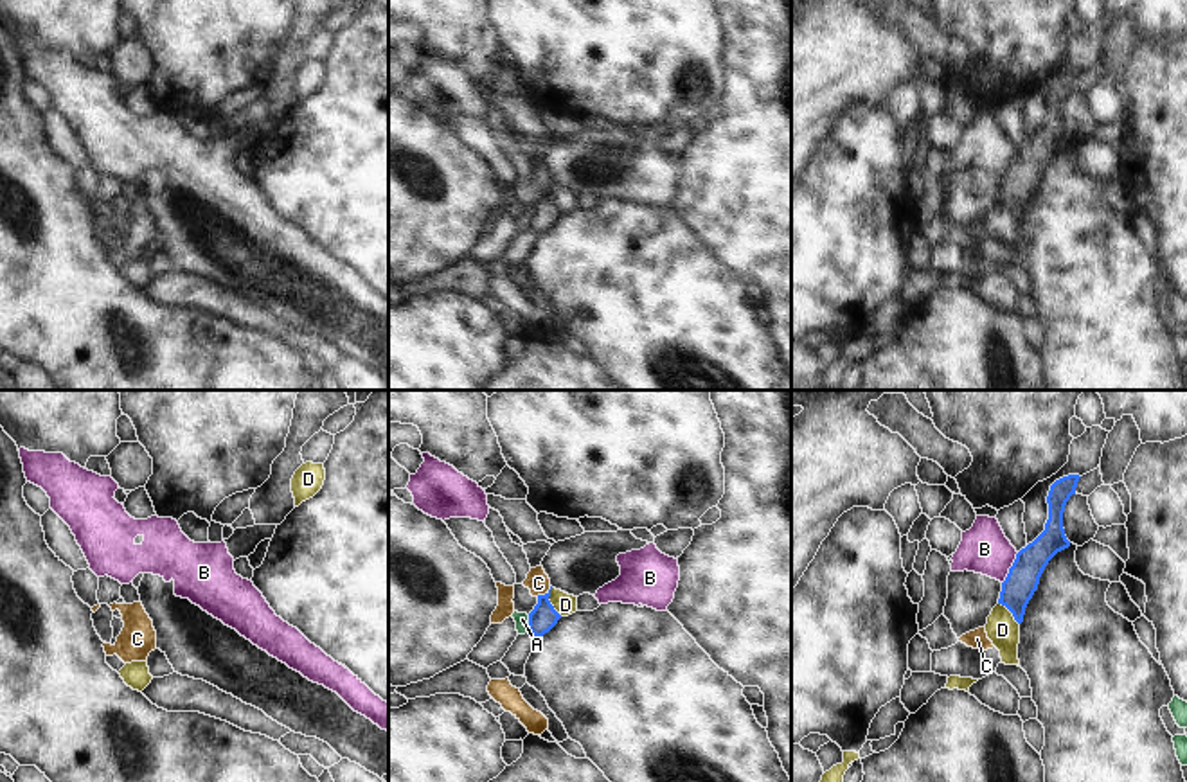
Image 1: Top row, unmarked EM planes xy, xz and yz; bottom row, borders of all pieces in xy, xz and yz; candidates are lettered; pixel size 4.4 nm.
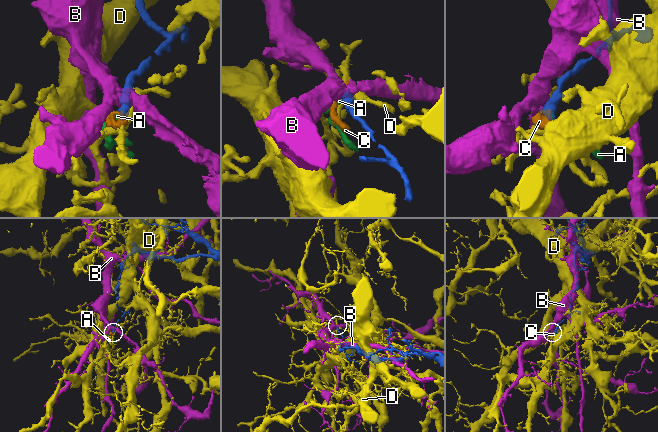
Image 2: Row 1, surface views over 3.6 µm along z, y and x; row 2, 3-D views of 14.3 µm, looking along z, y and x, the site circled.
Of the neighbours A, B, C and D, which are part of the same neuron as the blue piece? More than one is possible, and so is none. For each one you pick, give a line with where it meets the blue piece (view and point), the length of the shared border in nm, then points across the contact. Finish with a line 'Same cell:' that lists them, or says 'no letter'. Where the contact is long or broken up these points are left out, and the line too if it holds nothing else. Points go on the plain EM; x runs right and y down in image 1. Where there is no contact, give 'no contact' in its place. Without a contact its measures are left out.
C: xz (545, 191) | 80 nm | across xz (544, 214), (545, 191), (538, 180)
Same cell: C

